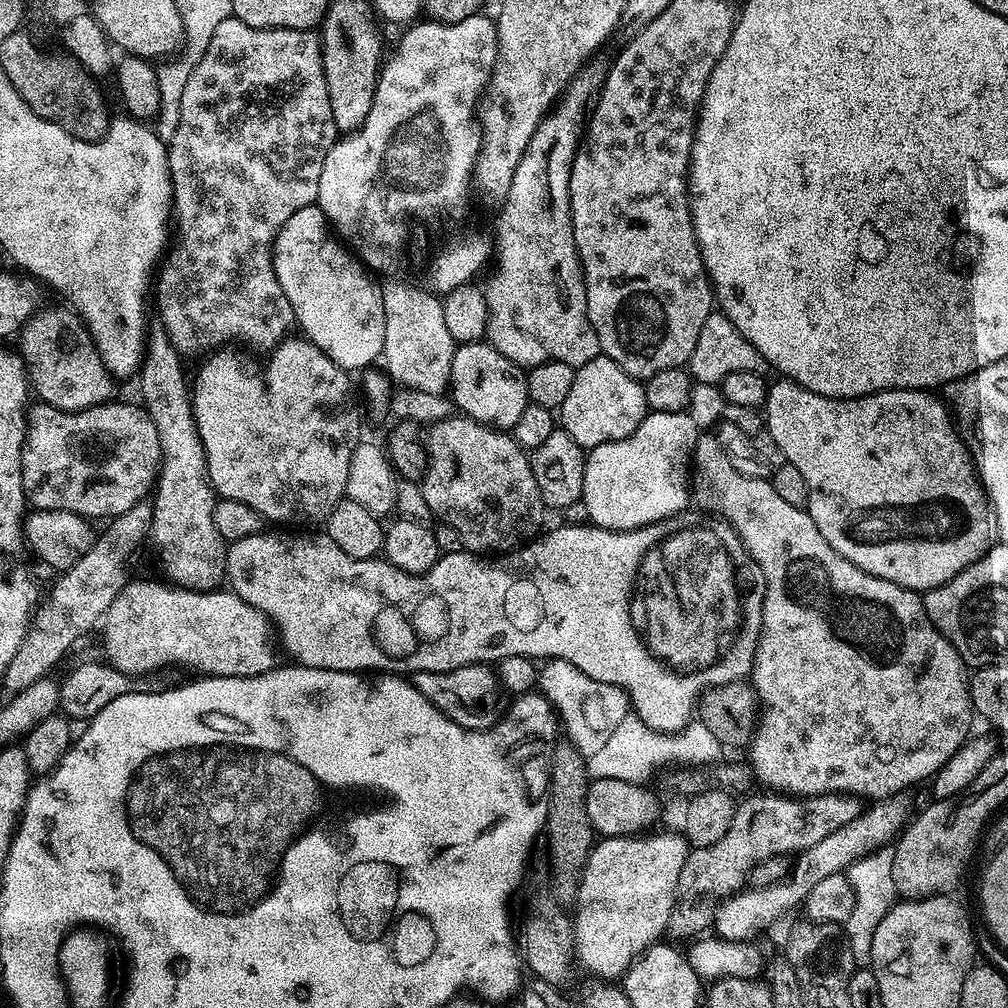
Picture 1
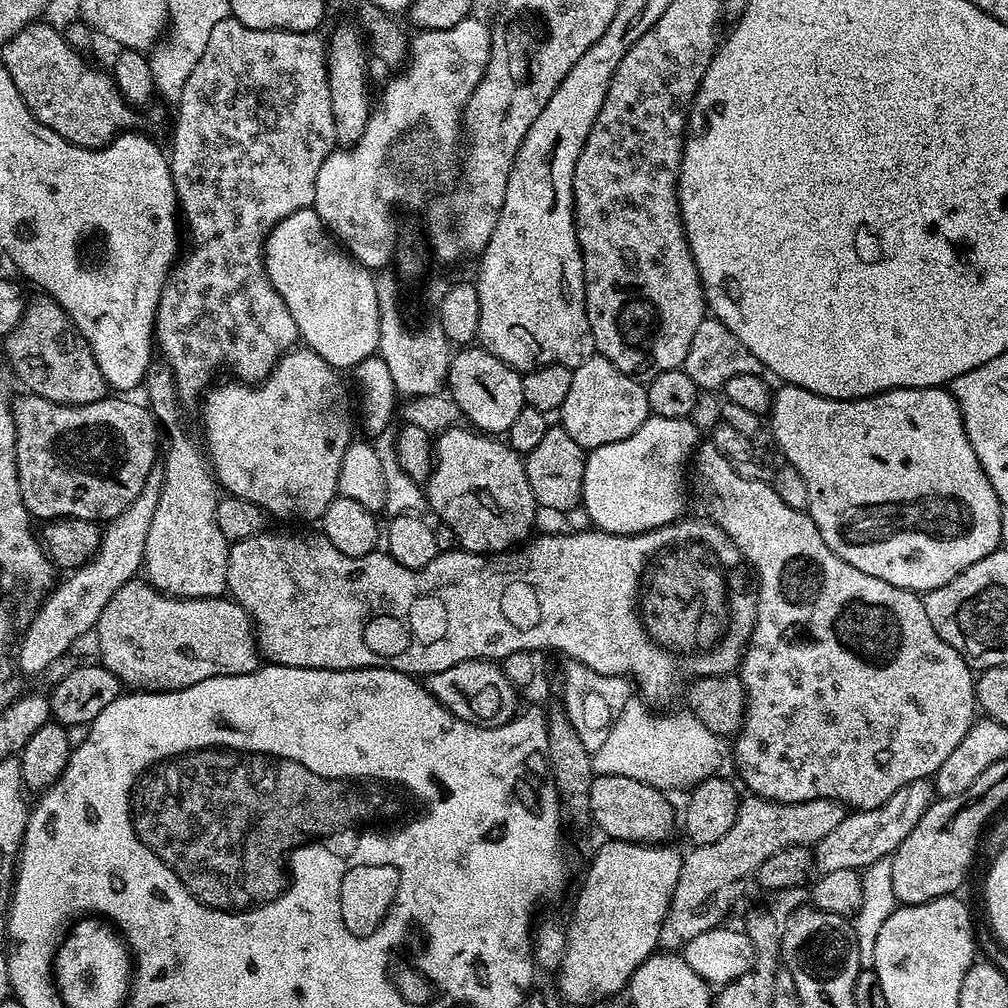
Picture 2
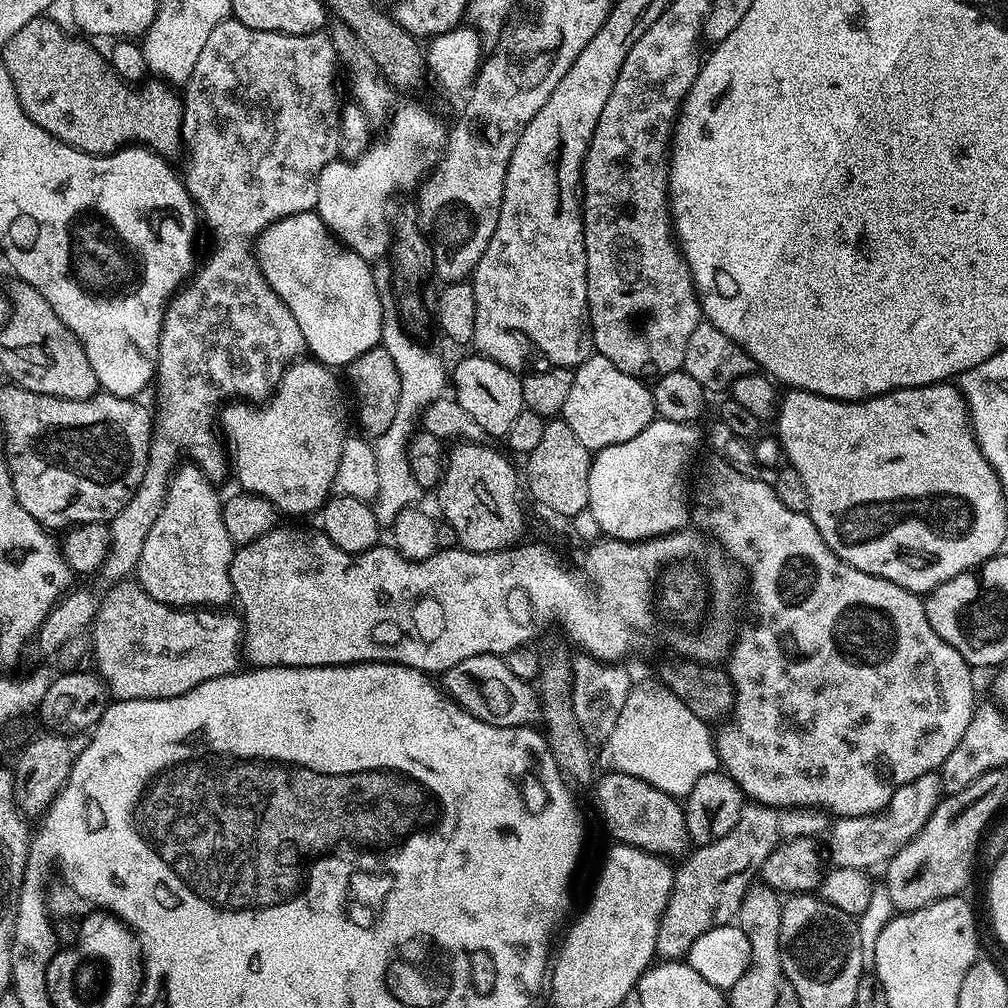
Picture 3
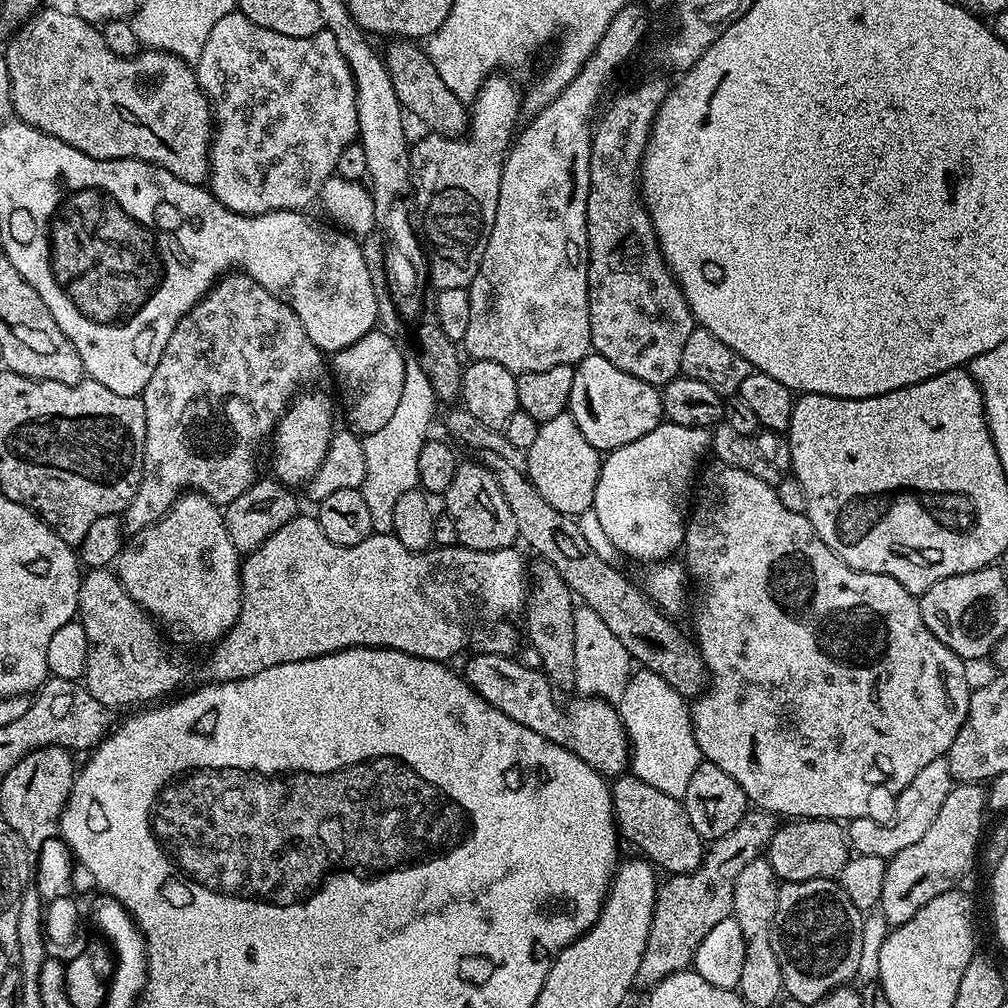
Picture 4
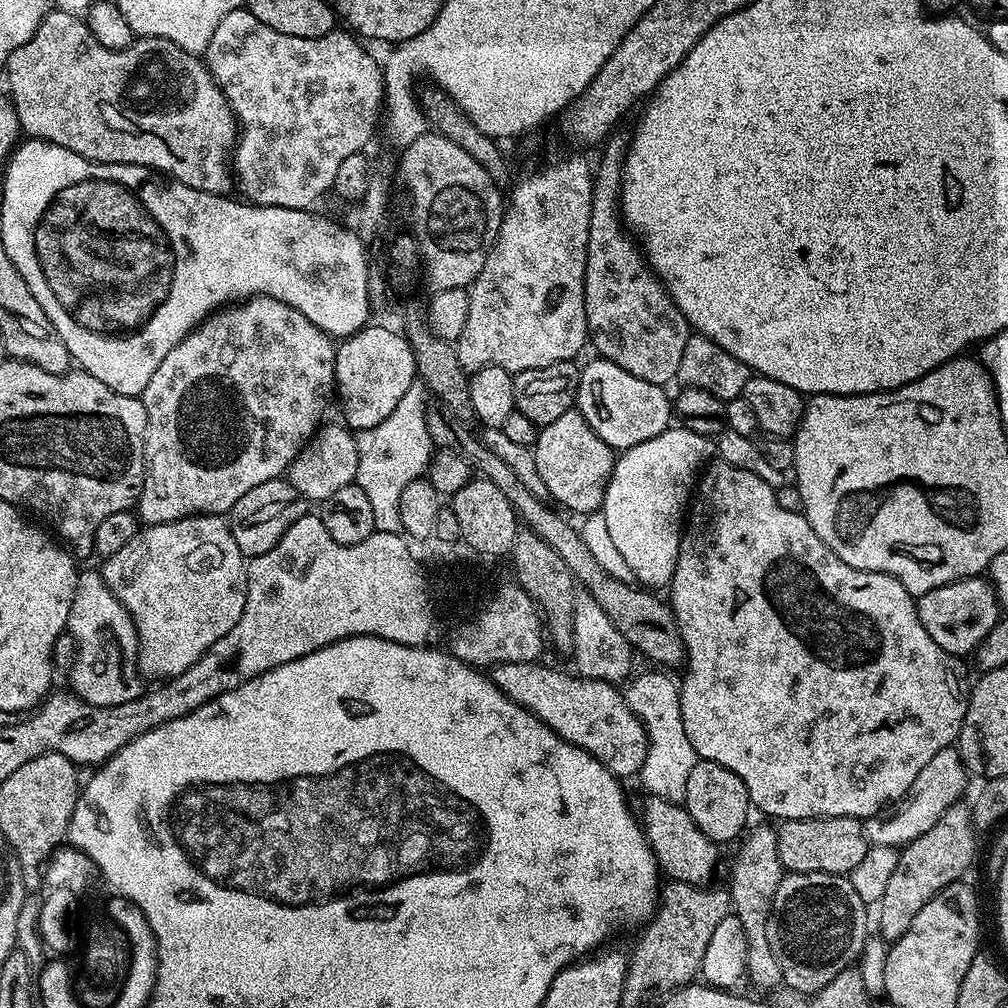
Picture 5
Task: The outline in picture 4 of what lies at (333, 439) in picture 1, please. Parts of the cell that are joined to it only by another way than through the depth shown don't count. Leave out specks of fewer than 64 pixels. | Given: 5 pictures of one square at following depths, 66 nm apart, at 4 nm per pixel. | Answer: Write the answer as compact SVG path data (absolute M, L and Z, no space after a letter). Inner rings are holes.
M304 390L284 409L280 423L276 425L272 444L272 472L285 486L307 485L322 466L334 435L332 428L332 400L324 392ZM276 440L276 441L275 441Z

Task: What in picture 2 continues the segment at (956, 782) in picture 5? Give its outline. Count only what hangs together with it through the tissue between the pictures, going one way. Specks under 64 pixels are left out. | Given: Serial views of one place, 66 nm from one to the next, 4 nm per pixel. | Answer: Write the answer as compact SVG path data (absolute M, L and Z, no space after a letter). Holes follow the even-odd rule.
M927 779L902 786L902 790L895 792L882 806L849 811L842 822L838 822L838 826L834 826L834 830L814 846L815 871L823 874L851 868L863 870L874 862L889 859L933 803L934 784Z

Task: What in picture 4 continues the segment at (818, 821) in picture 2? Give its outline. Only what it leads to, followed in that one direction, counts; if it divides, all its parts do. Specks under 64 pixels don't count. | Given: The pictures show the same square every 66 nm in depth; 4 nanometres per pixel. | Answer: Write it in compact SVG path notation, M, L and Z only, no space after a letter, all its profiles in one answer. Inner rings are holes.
M745 812L742 822L738 822L738 826L730 830L730 834L707 845L700 868L690 873L671 875L667 879L669 881L659 887L652 913L650 935L636 975L636 984L639 987L650 990L670 974L683 972L691 965L688 963L698 956L702 942L708 937L710 930L714 930L718 922L732 916L738 874L747 863L762 856L777 827L777 817L771 812Z

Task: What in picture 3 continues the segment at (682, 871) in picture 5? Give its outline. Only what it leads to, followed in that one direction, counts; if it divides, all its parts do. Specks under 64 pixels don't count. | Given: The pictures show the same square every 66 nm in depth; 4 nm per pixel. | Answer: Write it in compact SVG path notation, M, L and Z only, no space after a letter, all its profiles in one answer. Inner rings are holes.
M608 770L608 773L598 780L595 781L596 804L600 807L604 828L613 836L611 839L615 843L644 848L655 856L665 858L680 858L689 851L691 836L681 801L677 797L663 793L642 778L615 770Z

